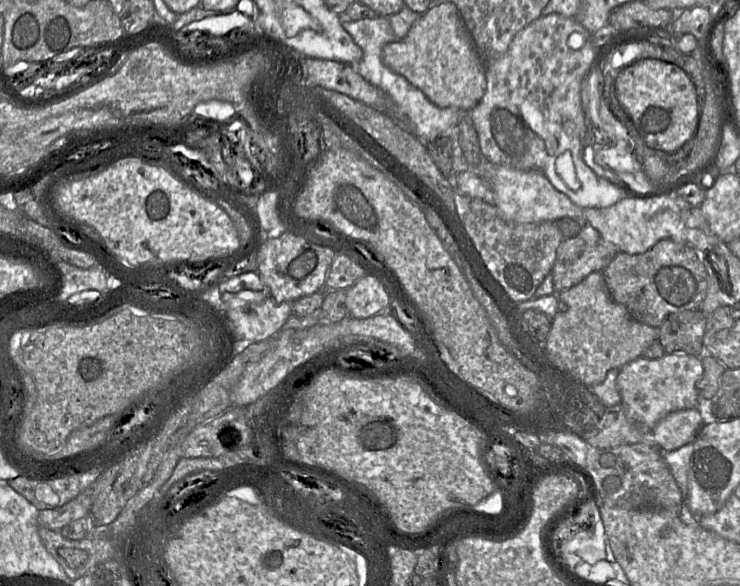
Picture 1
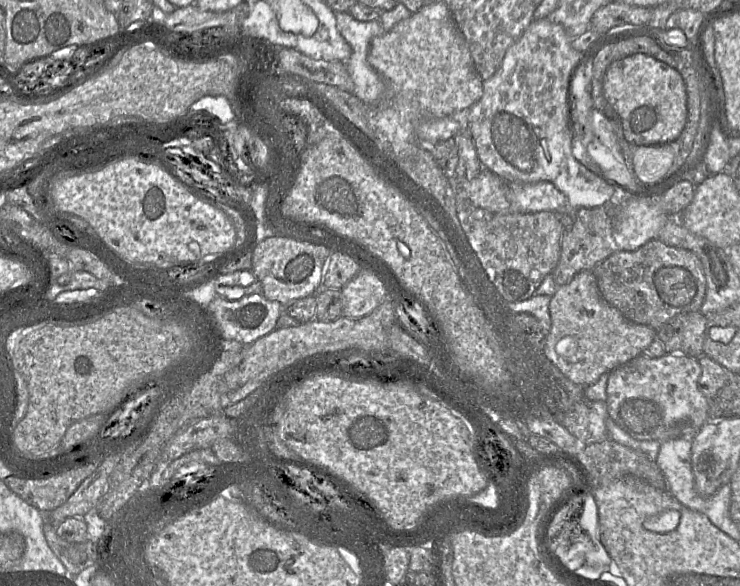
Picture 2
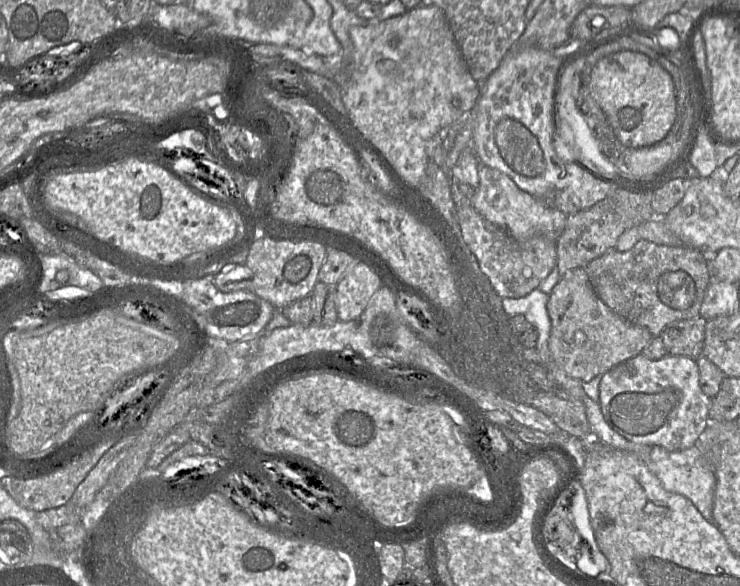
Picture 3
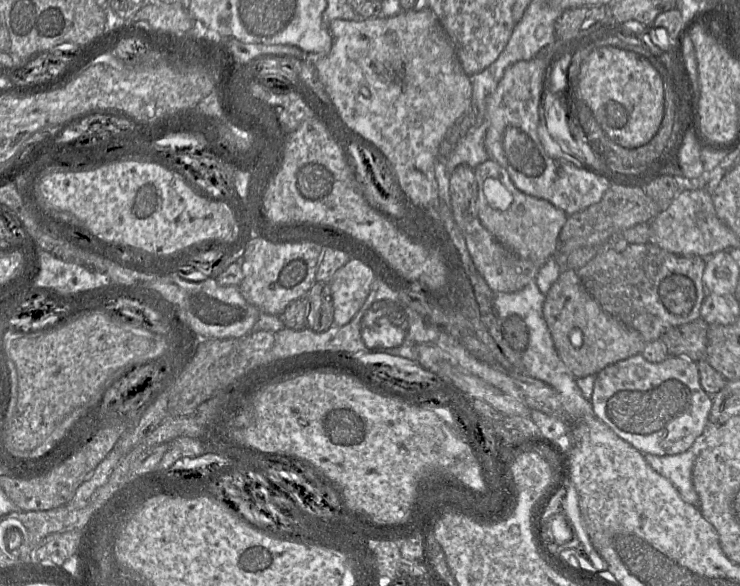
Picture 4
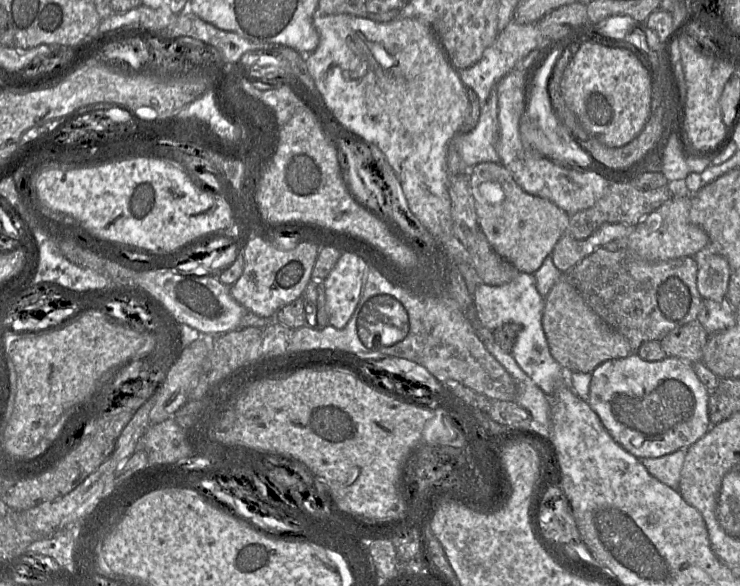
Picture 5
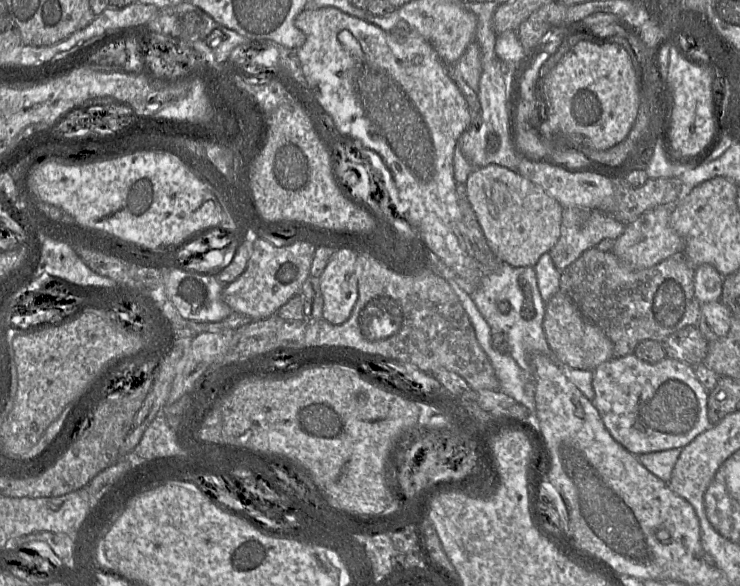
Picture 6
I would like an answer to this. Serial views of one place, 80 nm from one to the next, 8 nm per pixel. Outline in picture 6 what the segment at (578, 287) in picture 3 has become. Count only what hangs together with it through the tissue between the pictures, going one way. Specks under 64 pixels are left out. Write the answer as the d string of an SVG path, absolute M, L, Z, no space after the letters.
M561 291L546 304L543 329L554 358L565 367L593 371L601 363L614 357L612 341L601 328L586 319Z

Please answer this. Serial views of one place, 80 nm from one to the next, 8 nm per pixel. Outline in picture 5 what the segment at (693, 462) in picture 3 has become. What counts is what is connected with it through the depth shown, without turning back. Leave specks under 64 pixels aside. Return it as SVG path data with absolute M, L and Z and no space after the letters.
M680 449L661 457L639 460L654 478L668 487L678 490L686 453L687 449Z

